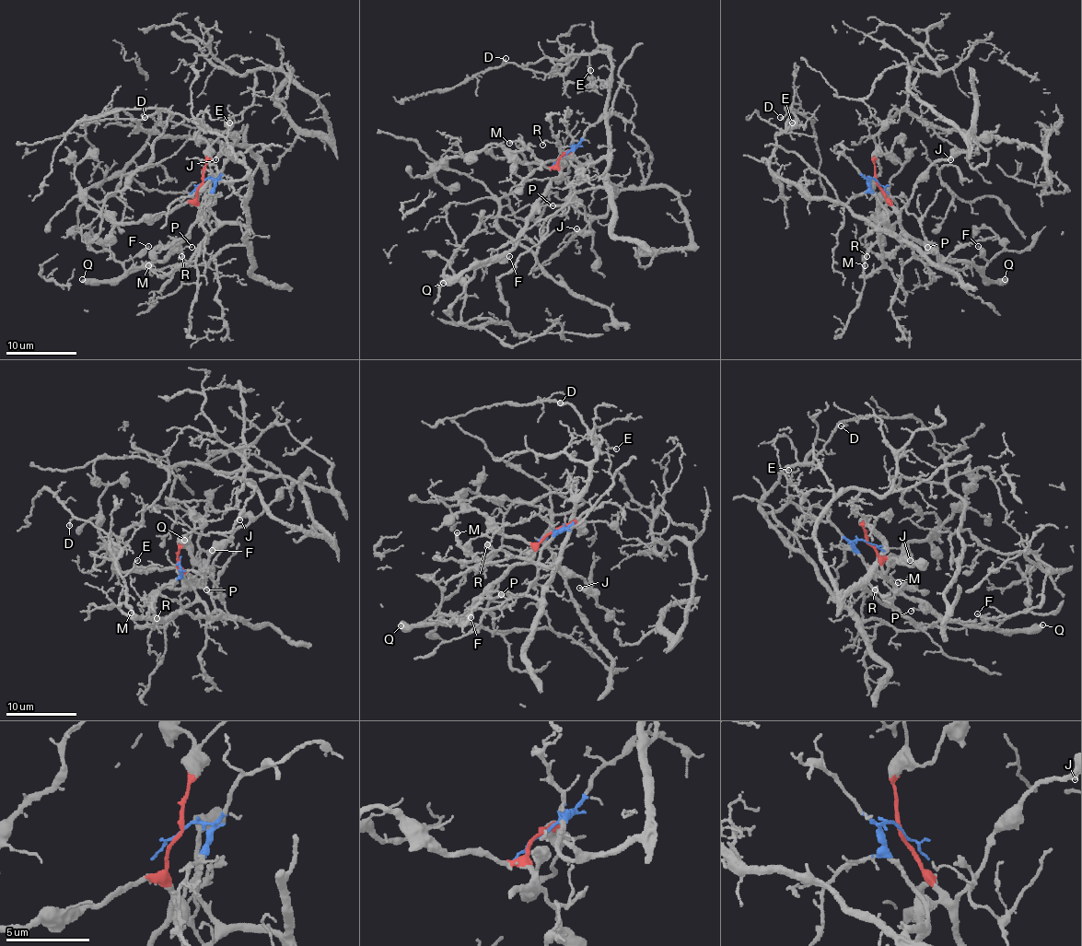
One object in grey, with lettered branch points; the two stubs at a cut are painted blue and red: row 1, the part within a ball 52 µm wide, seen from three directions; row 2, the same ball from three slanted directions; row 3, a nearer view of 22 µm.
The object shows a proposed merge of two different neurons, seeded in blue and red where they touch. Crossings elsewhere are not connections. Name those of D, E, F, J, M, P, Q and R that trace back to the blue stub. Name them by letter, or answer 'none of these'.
D, E, M, R

